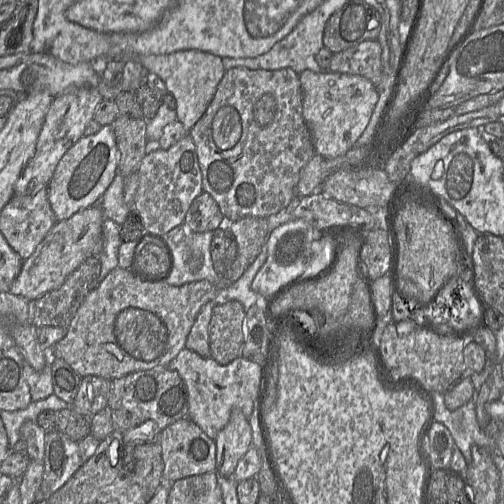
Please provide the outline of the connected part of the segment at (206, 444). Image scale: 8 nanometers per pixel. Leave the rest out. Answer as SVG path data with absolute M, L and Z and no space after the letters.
M189 417L182 418L167 426L158 435L164 463L163 481L173 483L189 476L216 471L215 440L206 435L203 430Z

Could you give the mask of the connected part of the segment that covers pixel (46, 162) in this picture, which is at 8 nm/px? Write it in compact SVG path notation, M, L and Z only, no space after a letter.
M88 87L75 88L54 98L39 134L36 151L29 160L14 186L14 196L31 194L47 187L57 164L81 137L88 123L93 119L96 107L104 99L96 90Z

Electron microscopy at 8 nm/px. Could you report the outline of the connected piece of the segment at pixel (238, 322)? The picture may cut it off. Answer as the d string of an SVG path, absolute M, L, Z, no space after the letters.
M237 300L217 303L209 324L210 354L221 365L242 356L245 308Z

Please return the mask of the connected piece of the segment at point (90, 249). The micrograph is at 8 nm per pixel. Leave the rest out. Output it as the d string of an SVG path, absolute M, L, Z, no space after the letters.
M96 204L68 219L57 221L34 253L23 261L21 271L9 292L31 301L58 289L85 260L92 256L99 256L103 249L102 227L105 219L101 207Z

